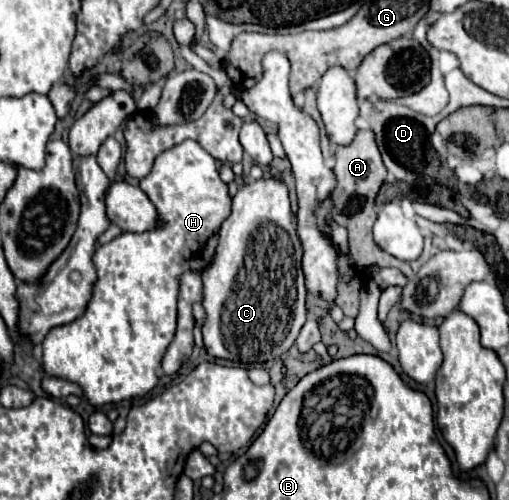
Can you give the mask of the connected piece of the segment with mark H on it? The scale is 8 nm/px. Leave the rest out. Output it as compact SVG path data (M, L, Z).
M185 141L161 153L153 165L153 171L141 181L141 189L155 203L159 215L163 215L163 229L147 233L121 233L111 243L101 245L93 255L99 279L93 287L93 297L87 311L83 317L75 319L75 323L53 327L41 345L43 371L49 377L77 383L87 401L95 407L145 395L157 385L157 367L175 335L179 275L189 269L201 271L211 263L219 227L231 213L231 197L227 193L227 185L217 173L217 161L195 141Z

